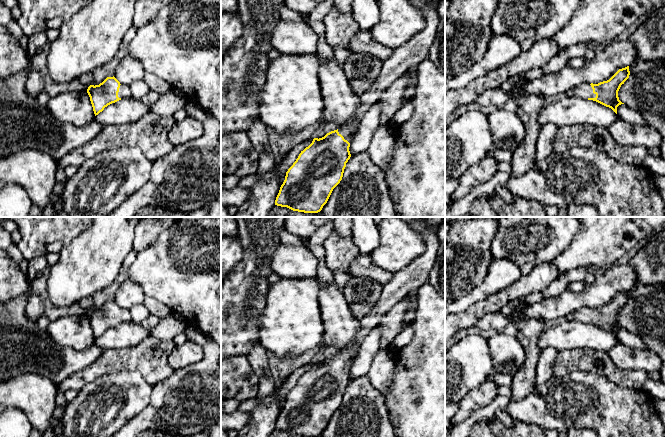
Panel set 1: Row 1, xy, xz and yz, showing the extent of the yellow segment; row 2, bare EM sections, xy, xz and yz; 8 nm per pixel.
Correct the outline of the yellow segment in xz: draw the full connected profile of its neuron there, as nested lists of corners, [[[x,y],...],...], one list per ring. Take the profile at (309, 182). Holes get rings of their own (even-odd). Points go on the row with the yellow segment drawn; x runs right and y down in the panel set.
[[[410,0],[410,2],[422,12],[426,27],[416,33],[404,45],[394,49],[393,54],[384,61],[376,82],[367,92],[360,96],[360,106],[347,125],[327,133],[322,138],[314,138],[312,143],[301,151],[296,161],[286,172],[285,180],[276,197],[275,205],[304,213],[320,212],[327,203],[333,189],[342,180],[346,163],[351,157],[349,151],[350,143],[365,113],[371,105],[379,100],[381,93],[391,86],[397,78],[402,77],[410,68],[418,66],[424,59],[429,58],[430,48],[437,35],[439,16],[437,11],[426,4],[425,0]]]

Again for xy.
[[[114,76],[107,77],[99,85],[90,85],[87,93],[90,97],[95,116],[108,105],[131,97],[129,85],[121,84]]]

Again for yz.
[[[629,66],[619,69],[609,80],[598,84],[582,83],[572,88],[575,96],[596,101],[611,108],[617,114],[617,107],[622,103],[618,91],[622,84],[629,78]]]

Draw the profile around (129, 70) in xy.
[[[127,54],[118,64],[114,77],[123,85],[130,85],[136,81],[142,80],[145,70],[141,62]]]

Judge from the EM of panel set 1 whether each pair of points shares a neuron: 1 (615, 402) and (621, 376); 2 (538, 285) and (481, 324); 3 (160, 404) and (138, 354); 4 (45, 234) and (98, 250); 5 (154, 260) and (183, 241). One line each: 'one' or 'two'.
1: two
2: two
3: two
4: two
5: one

